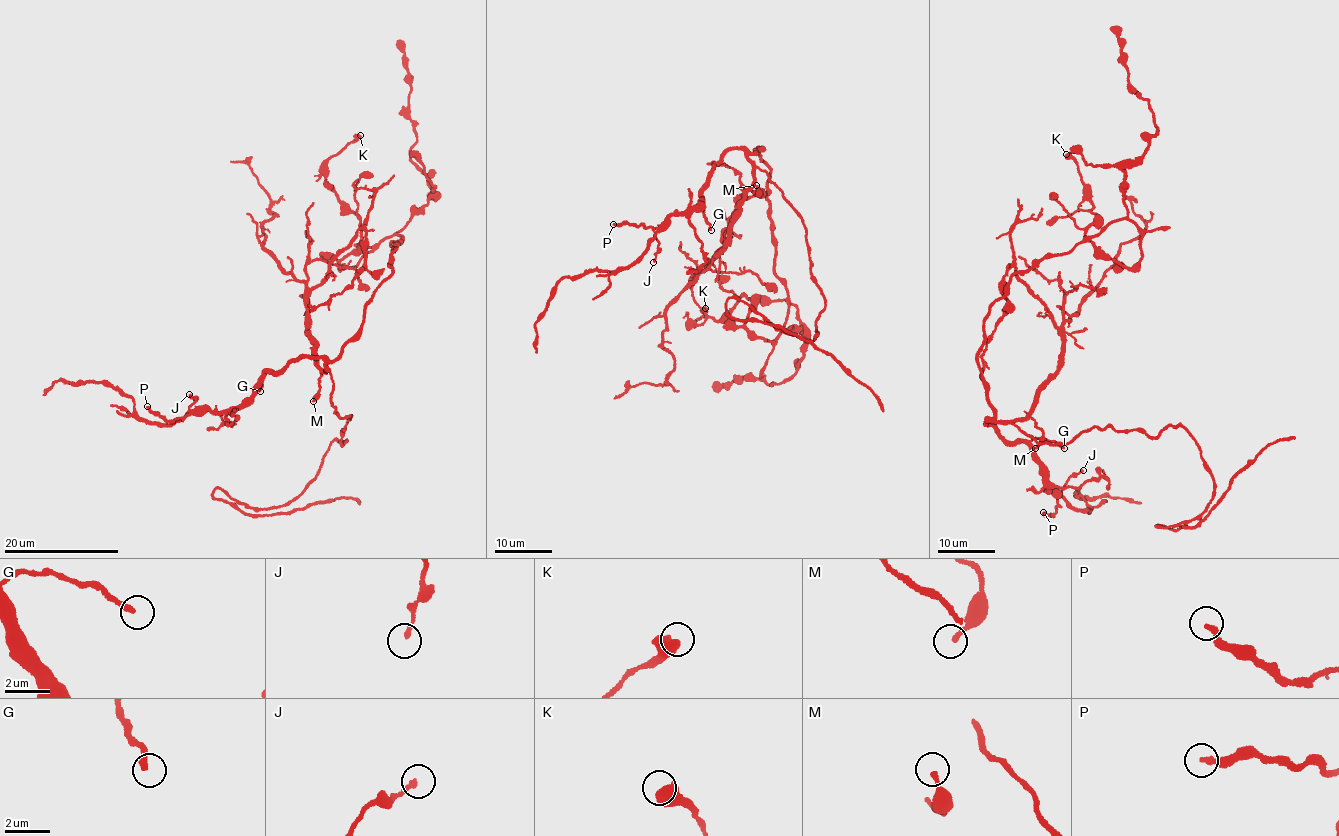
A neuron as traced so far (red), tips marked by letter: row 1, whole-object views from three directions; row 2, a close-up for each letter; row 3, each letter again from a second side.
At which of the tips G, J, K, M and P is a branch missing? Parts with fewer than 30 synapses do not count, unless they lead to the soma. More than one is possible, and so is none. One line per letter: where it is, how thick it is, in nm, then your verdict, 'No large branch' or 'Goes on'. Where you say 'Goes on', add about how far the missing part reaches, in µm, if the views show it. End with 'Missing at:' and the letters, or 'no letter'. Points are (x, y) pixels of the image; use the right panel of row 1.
G: Place: (1064, 448). Thickness 240 nm. No large branch
J: Place: (1083, 470). Thickness 190 nm. No large branch
K: Place: (1066, 154). Thickness 600 nm. No large branch
M: Place: (1035, 448). Thickness 200 nm. No large branch
P: Place: (1043, 512). Thickness 240 nm. No large branch
Missing at: no letter

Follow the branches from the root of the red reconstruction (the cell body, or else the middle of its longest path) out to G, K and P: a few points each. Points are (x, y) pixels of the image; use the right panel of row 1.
G: (1023, 431), (1009, 422), (984, 423), (994, 426), (1004, 439), (1011, 442), (1037, 438), (1064, 448)
K: (1023, 431), (978, 367), (990, 306), (1119, 219), (1141, 254), (1121, 266), (1087, 238), (1066, 154)
P: (1023, 431), (984, 423), (1035, 455), (1057, 499), (1052, 515), (1043, 512)

